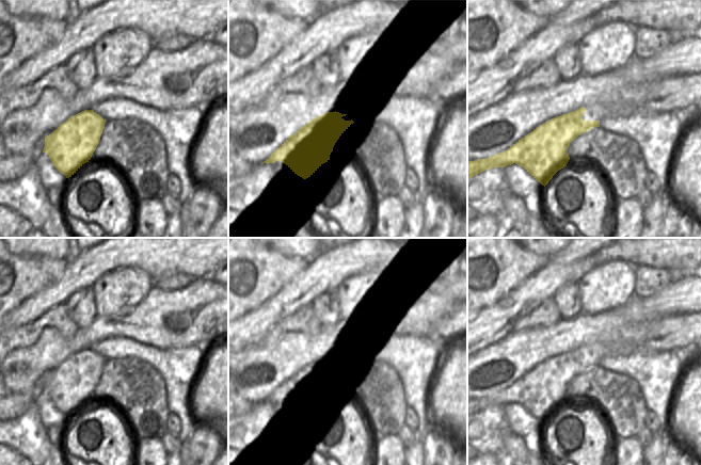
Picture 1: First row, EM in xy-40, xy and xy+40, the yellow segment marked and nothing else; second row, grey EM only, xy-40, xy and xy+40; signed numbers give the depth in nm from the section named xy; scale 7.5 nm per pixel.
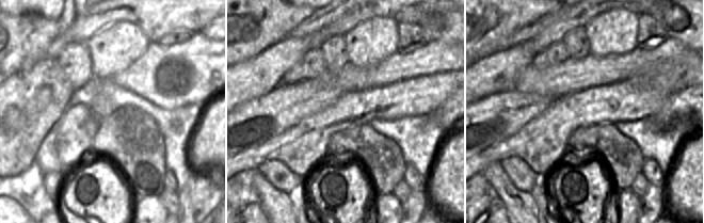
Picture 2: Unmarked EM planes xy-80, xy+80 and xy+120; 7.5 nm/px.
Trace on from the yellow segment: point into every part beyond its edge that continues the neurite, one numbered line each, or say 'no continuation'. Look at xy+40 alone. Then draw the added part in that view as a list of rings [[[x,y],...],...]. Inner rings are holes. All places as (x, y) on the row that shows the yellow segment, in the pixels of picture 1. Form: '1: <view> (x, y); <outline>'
1: xy+40 (678, 93); [[[701,74],[675,76],[619,90],[618,101],[599,101],[585,106],[583,114],[631,116],[635,112],[675,112],[701,99]]]

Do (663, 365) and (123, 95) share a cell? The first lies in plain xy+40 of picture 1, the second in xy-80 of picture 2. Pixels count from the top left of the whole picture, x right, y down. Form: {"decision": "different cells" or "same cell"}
{"decision": "same cell"}

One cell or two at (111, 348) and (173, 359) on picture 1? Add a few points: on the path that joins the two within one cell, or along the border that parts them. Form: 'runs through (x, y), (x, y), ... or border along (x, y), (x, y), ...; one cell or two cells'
runs through (126, 348), (146, 352), (158, 357); one cell

